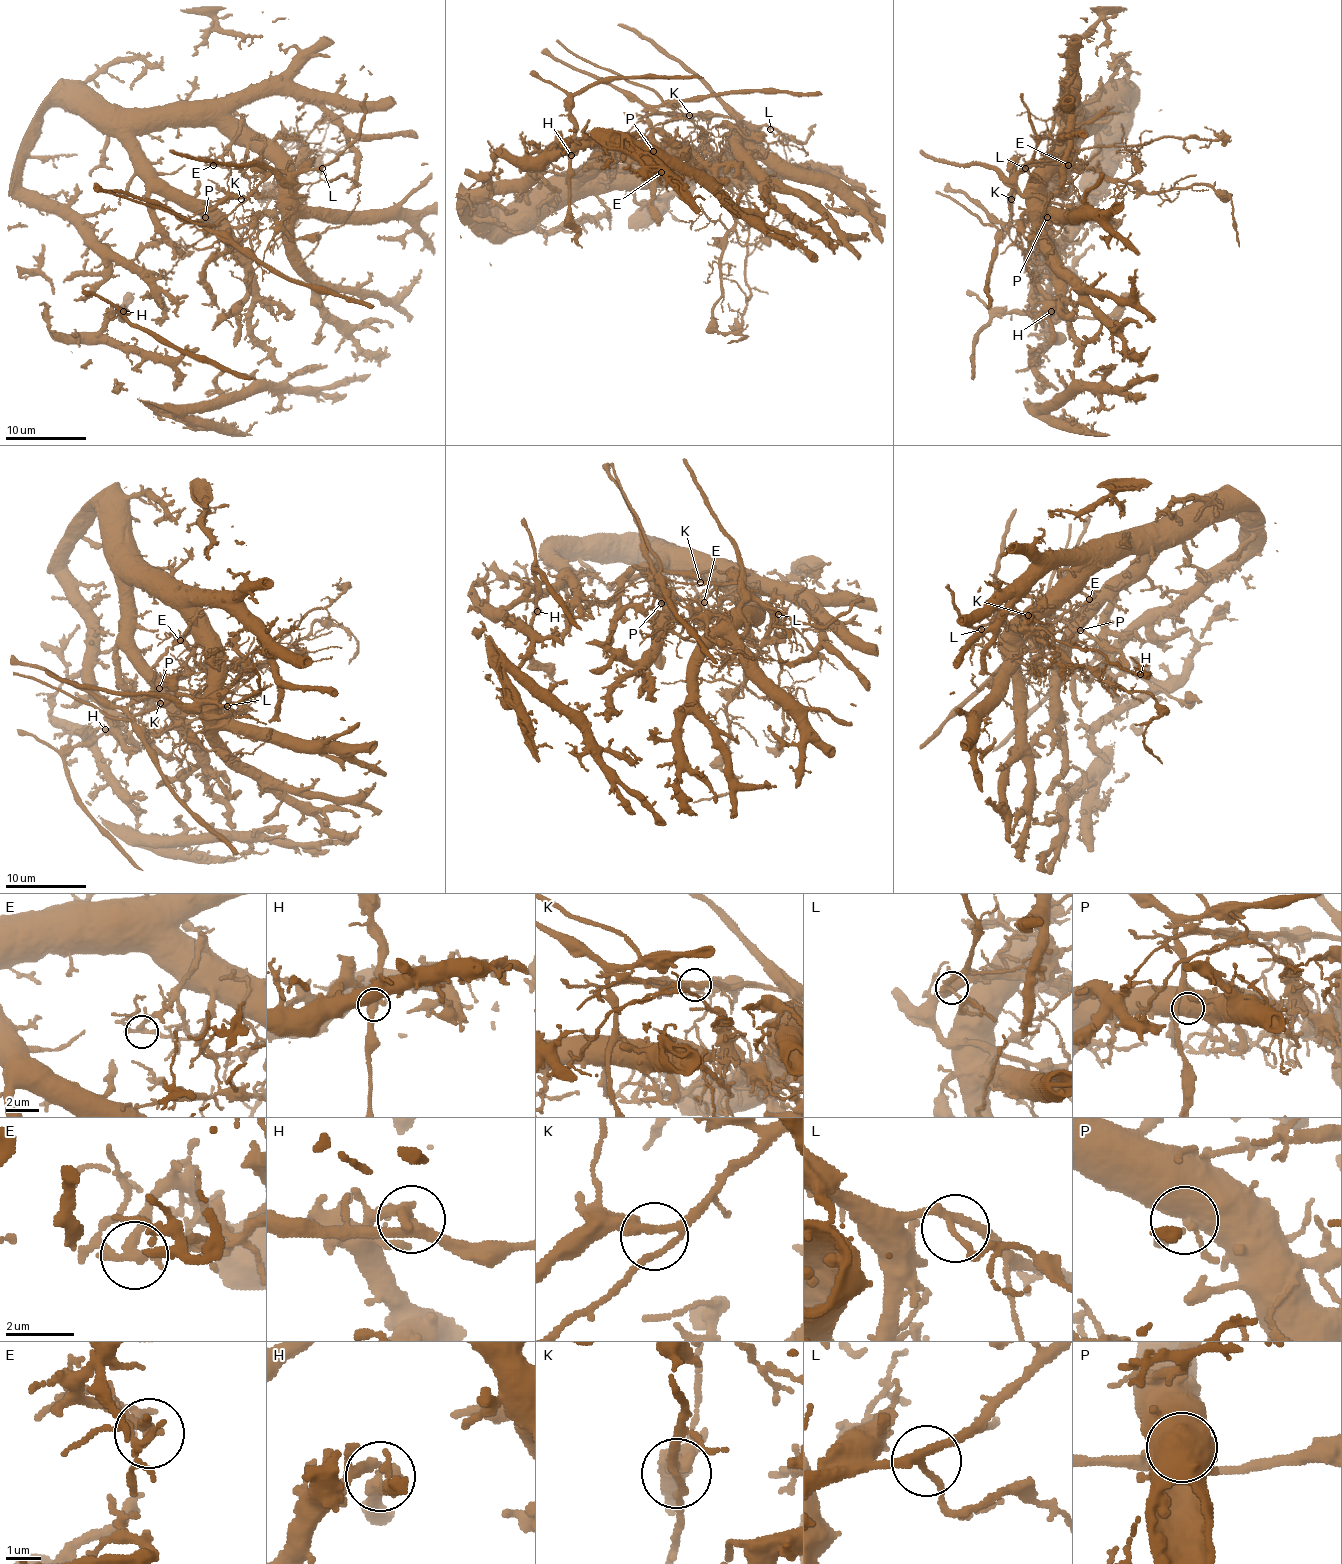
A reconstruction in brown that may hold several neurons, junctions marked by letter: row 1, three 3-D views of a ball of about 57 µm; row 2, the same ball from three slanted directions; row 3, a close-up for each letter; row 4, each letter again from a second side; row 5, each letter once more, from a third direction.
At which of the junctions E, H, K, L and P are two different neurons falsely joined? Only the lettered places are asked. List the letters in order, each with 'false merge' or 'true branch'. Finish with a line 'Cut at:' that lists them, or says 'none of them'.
E: false merge
H: false merge
K: true branch
L: true branch
P: false merge
Cut at: E, H, P

